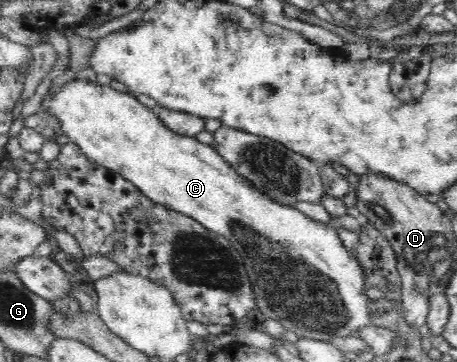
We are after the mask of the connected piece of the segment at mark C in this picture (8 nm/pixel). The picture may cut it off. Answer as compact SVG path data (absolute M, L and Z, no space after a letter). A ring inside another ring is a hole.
M75 81L65 85L51 101L45 101L43 107L55 113L63 133L91 162L119 173L156 204L191 216L209 231L227 238L242 256L251 281L256 319L275 319L298 338L326 342L335 337L358 335L363 328L373 325L369 310L373 299L366 294L368 287L363 264L357 260L357 253L352 254L351 249L343 245L337 228L331 223L319 222L293 206L274 201L236 173L211 144L169 130L152 109L137 100L136 95L116 91L108 85L97 85L97 82Z

